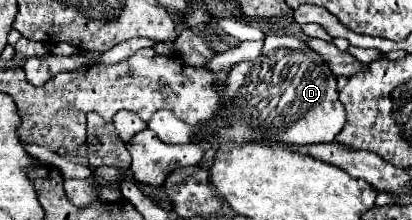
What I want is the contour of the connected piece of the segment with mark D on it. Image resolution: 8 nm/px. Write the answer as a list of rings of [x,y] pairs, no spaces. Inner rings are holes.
[[[267,35],[261,55],[255,61],[243,61],[233,65],[231,73],[223,81],[227,91],[223,93],[223,109],[219,115],[227,119],[227,125],[215,131],[215,141],[211,143],[215,149],[221,143],[243,143],[243,141],[259,141],[259,143],[329,143],[335,141],[337,133],[345,125],[345,107],[337,95],[337,79],[327,67],[327,63],[311,51],[299,37],[277,37]]]

